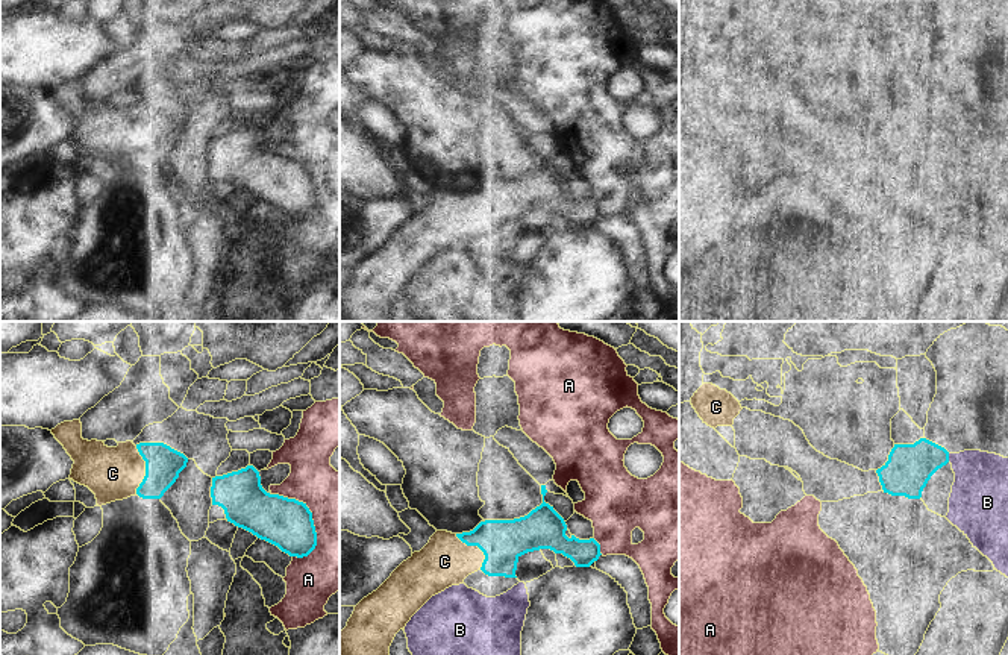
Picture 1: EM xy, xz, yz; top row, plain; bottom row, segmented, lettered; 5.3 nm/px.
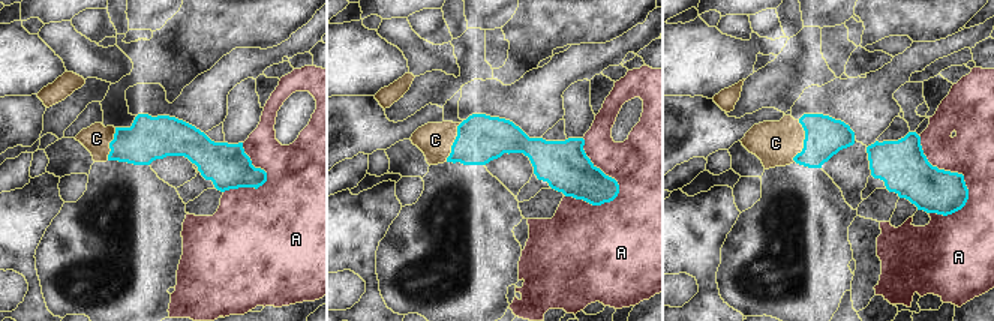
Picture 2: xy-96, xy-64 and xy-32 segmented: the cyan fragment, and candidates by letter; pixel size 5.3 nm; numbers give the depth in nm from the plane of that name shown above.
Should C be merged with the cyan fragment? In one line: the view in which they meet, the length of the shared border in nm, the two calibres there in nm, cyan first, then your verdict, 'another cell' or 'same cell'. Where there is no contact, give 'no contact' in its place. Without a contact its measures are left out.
xy | 260 nm | 190/280 nm | same cell

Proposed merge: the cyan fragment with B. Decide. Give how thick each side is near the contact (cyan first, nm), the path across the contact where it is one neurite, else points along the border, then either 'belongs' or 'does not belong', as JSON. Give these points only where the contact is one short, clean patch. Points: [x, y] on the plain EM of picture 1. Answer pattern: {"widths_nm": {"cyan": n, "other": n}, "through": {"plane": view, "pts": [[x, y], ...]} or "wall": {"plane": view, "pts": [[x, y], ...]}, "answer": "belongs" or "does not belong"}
{"widths_nm": {"cyan": 240, "other": 300}, "wall": {"plane": "yz", "pts": [[948, 114], [949, 122]]}, "answer": "does not belong"}

